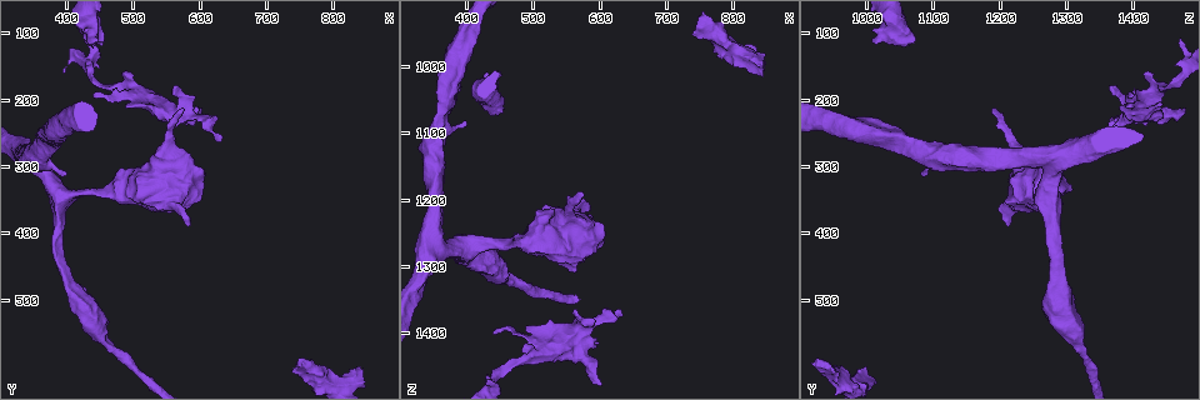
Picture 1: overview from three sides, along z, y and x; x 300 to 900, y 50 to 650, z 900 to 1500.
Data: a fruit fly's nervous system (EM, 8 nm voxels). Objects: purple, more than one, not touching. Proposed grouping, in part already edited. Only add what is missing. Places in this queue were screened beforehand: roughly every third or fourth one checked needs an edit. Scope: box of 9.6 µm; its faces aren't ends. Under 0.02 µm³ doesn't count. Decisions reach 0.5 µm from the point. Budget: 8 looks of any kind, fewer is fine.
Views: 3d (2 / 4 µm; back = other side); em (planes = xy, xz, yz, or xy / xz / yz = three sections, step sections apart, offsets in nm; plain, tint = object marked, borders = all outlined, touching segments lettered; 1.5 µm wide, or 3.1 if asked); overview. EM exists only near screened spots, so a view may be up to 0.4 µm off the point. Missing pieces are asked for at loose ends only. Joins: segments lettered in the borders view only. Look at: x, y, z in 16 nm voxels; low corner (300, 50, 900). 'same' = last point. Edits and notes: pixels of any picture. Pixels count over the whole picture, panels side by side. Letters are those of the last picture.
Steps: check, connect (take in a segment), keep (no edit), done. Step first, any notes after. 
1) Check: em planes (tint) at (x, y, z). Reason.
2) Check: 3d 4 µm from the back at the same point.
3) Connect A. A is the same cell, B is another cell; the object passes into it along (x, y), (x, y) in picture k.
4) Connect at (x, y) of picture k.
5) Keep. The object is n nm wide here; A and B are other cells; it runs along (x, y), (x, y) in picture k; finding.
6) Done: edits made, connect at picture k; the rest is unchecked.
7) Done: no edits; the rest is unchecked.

Check: em planes (plain) at (485, 210, 1390). An open end.

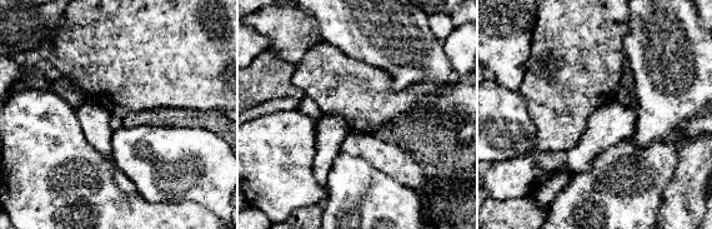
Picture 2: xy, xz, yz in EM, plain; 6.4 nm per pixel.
Check: em planes (borders) at the same point. What lies round it.

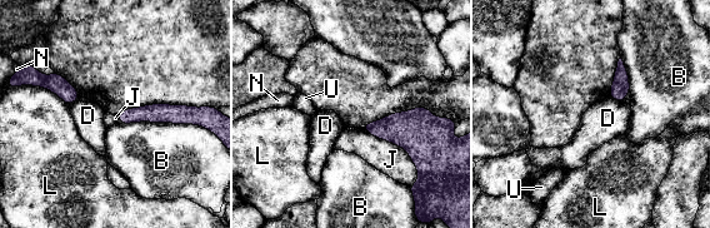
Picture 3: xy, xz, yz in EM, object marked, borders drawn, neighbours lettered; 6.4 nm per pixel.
Keep. The longest contact is with B, 500 nm; B, D, J, L, N and U are other cells; a border runs along (363, 128), (400, 145), (418, 169) in picture 3; none of them fits.

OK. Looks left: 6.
Check: em xz step 8 (borders) at (635, 260, 1370). Thin end.

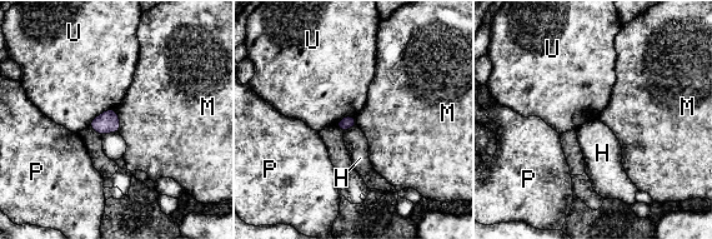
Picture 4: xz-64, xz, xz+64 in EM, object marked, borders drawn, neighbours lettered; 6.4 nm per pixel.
Keep. H, M, P and U are other cells; a border runs along (114, 109), (120, 124), (119, 132) in picture 4; none of them fits.

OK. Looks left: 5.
Check: 3d 2 µm at (400, 310, 1090). Thick end.

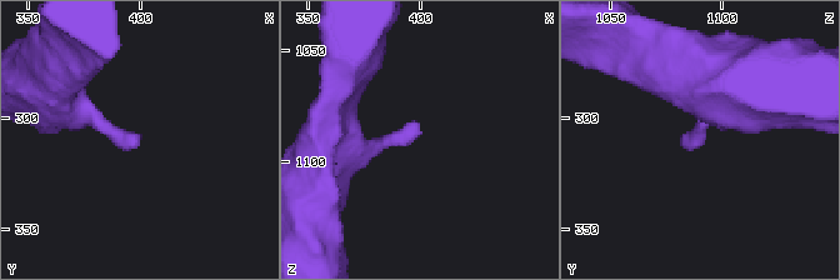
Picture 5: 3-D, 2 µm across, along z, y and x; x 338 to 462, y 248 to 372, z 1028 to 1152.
Check: em xz step 4 (borders) at (400, 314, 1085).

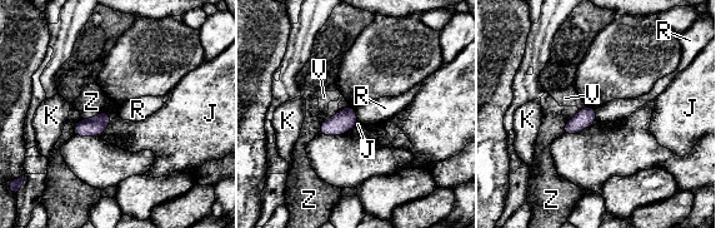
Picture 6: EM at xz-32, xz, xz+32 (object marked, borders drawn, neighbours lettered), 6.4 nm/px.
Keep. J, K, R, V and Z are other cells; a border runs along (354, 109), (359, 122) in picture 6; none of them fits.

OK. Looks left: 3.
Done: no edits; the rest is unchecked.

